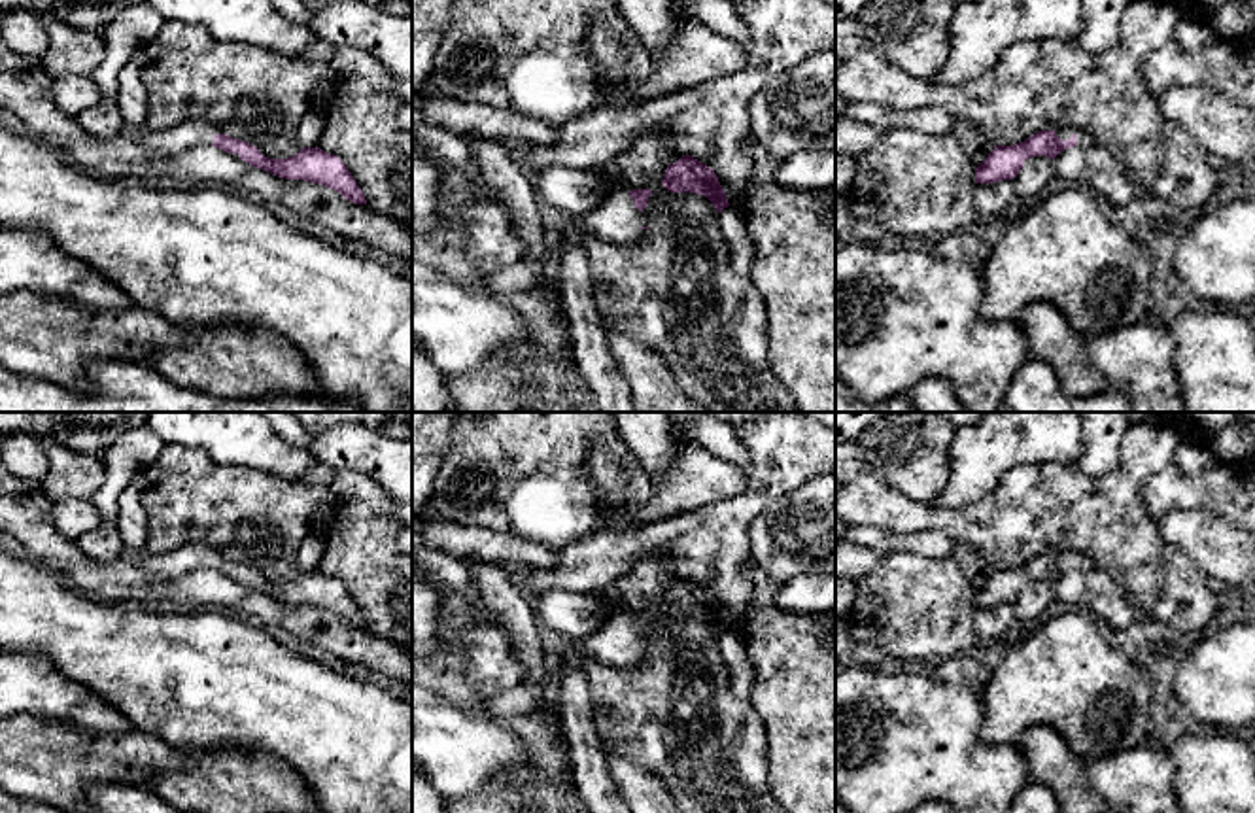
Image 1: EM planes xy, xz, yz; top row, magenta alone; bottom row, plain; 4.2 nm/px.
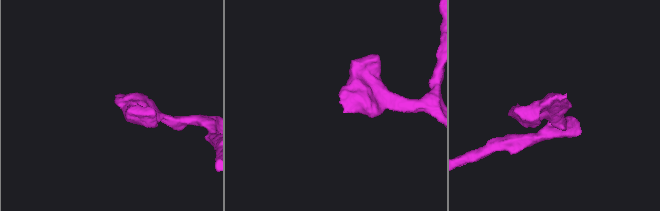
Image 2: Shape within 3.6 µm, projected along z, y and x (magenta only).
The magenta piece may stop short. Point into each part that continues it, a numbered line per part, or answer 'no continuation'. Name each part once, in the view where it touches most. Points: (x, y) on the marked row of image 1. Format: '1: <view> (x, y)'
1: yz (1083, 138)

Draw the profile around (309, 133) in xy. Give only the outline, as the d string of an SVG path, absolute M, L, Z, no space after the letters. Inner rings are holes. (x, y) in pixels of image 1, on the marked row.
M321 106L312 108L297 129L297 138L302 147L316 147L325 127L325 113Z

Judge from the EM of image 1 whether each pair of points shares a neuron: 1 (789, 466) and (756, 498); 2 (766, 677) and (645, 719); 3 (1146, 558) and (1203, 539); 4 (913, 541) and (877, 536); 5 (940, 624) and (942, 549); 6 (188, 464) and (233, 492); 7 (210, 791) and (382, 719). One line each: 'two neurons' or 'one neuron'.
1: one neuron
2: two neurons
3: two neurons
4: one neuron
5: two neurons
6: two neurons
7: two neurons

